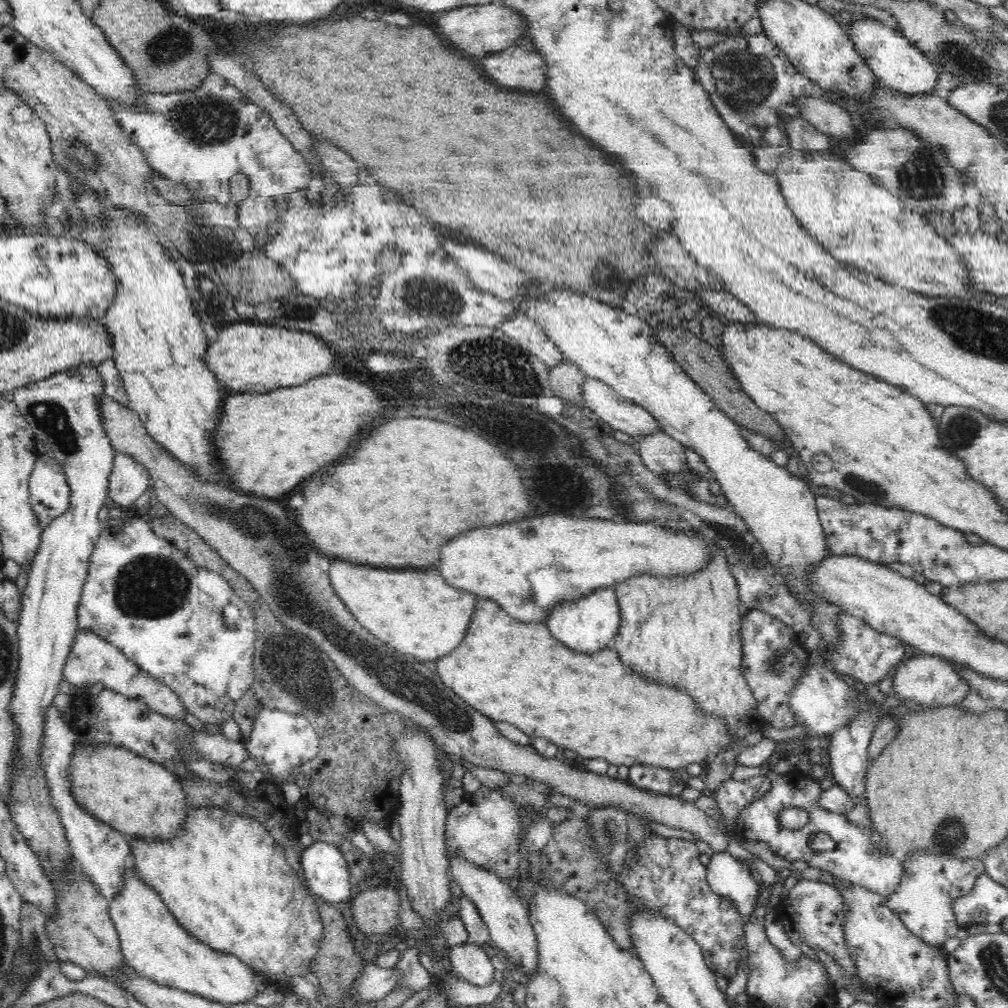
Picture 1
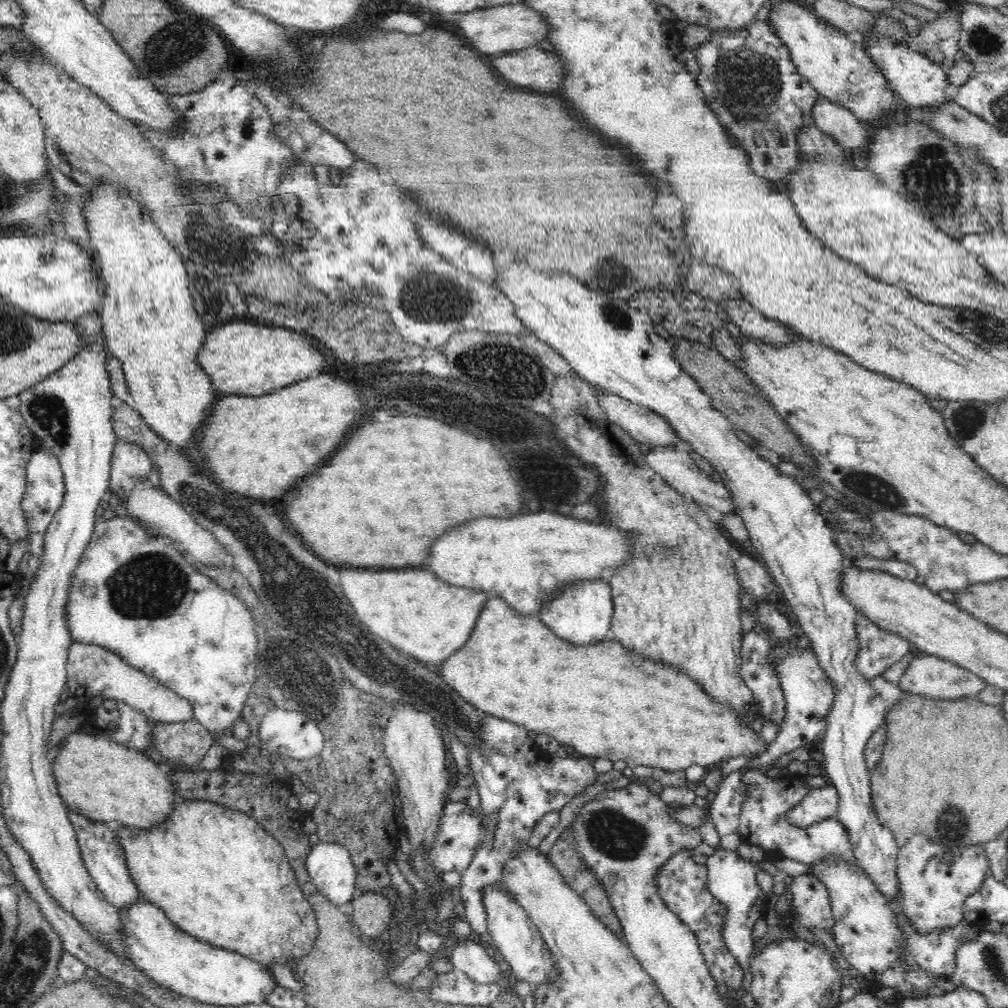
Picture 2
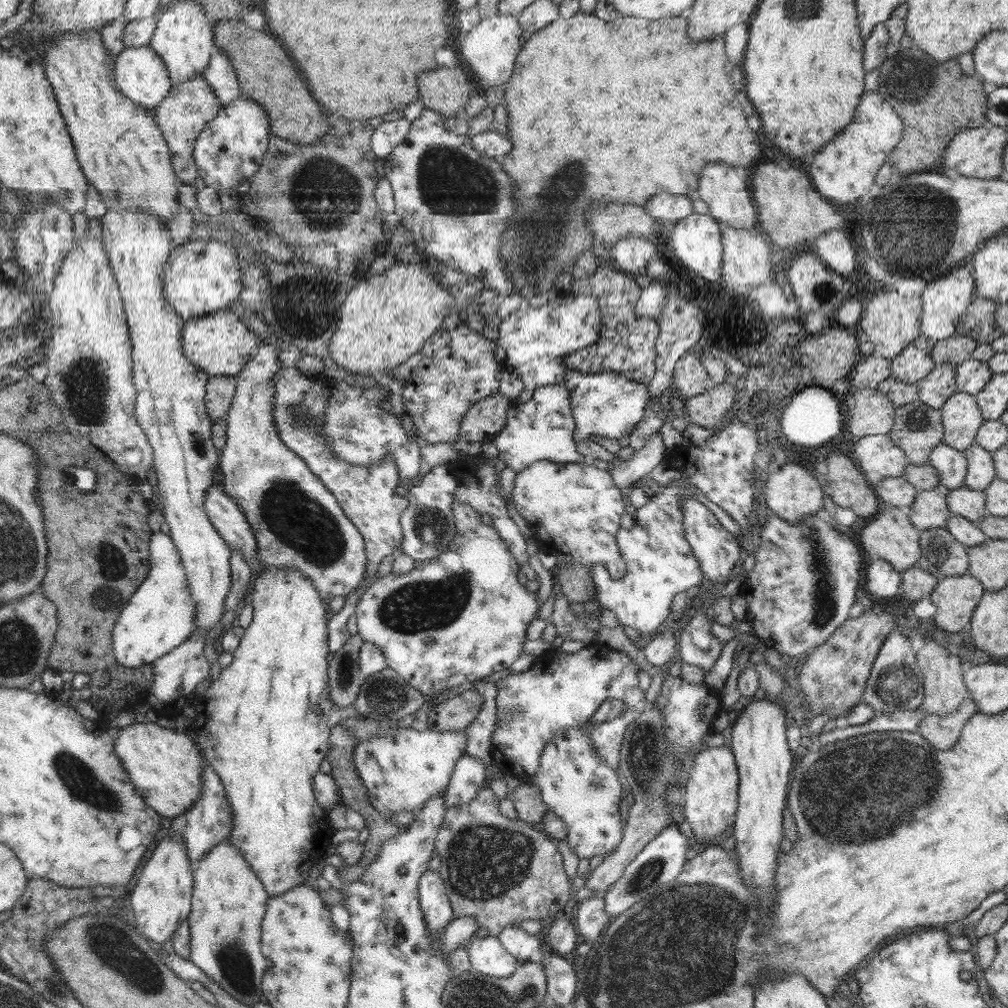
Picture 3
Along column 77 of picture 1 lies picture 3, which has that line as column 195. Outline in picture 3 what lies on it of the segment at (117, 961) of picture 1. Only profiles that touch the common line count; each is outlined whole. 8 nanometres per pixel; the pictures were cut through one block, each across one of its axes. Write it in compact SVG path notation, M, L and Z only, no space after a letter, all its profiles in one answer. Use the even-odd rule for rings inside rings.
M226 838L214 848L206 851L198 859L193 871L193 894L191 911L188 915L190 929L190 960L202 969L210 979L218 983L224 991L230 993L243 1004L252 1007L258 1001L264 1001L260 984L270 961L261 951L261 922L266 912L270 895L264 889L262 881L258 879L256 871L246 861L244 853L232 845Z

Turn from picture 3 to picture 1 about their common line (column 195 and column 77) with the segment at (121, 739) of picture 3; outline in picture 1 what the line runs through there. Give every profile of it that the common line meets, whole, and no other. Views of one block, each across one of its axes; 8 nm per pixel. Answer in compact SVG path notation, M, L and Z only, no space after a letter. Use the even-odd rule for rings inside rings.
M76 743L69 778L72 796L78 805L128 838L173 839L179 835L189 809L177 775L156 761L116 745Z

